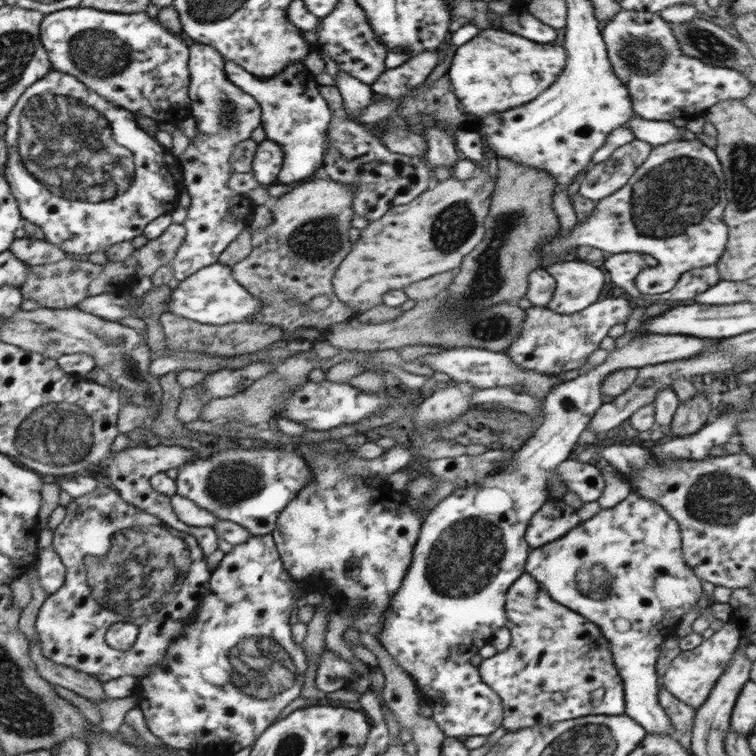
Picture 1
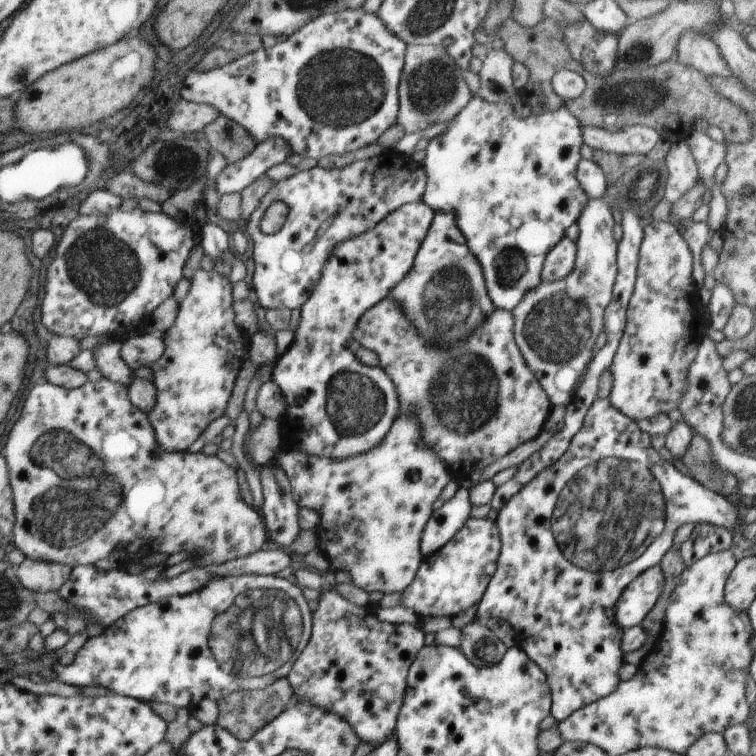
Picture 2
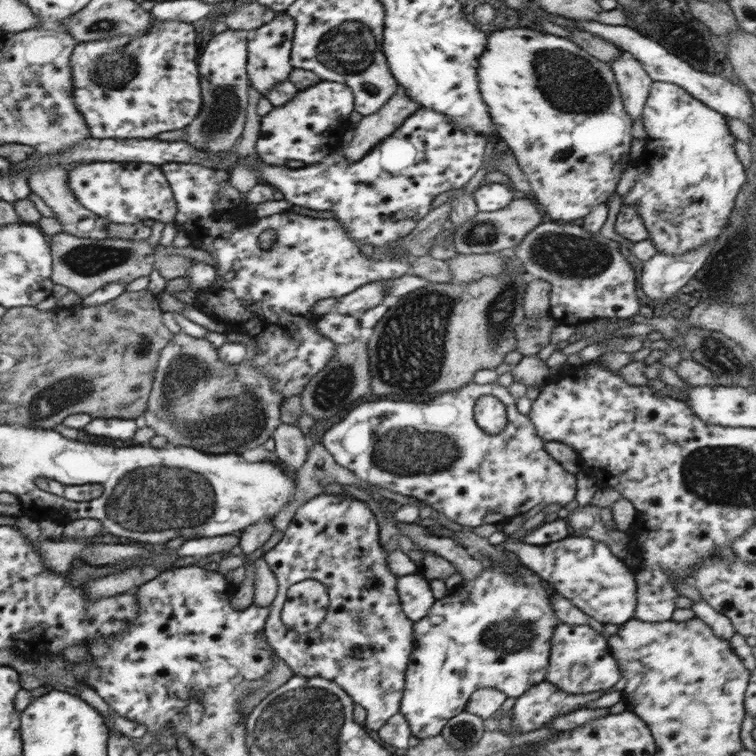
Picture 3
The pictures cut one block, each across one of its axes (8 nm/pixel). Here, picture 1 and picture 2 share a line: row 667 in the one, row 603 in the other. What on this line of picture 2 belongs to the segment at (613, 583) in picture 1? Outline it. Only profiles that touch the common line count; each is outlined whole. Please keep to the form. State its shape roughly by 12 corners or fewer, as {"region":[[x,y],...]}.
{"region":[[658,564],[628,584],[614,621],[642,624],[658,602],[664,580]]}

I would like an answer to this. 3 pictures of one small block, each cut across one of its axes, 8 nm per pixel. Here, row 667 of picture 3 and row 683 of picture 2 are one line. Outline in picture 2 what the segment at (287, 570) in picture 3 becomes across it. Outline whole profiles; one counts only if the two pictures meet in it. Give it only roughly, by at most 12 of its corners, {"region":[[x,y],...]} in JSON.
{"region":[[334,586],[287,675],[360,741],[395,732],[425,632]]}

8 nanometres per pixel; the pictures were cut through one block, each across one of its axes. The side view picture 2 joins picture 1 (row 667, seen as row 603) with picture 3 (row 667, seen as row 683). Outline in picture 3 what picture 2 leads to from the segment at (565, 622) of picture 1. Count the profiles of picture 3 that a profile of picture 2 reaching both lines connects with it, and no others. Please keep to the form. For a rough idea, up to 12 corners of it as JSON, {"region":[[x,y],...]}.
{"region":[[556,625],[546,682],[611,689],[620,667],[590,625]]}

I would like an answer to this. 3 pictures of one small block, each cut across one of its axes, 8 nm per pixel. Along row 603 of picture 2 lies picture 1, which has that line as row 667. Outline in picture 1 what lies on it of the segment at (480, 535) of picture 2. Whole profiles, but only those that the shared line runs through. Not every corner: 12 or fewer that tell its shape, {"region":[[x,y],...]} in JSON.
{"region":[[645,334],[544,394],[544,423],[420,526],[379,642],[447,737],[489,736],[473,656],[615,370],[720,338]]}

